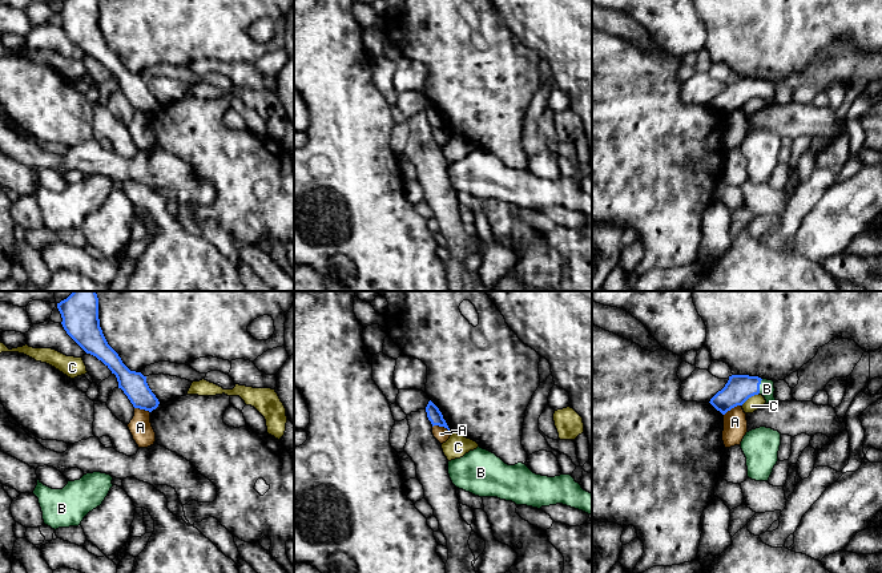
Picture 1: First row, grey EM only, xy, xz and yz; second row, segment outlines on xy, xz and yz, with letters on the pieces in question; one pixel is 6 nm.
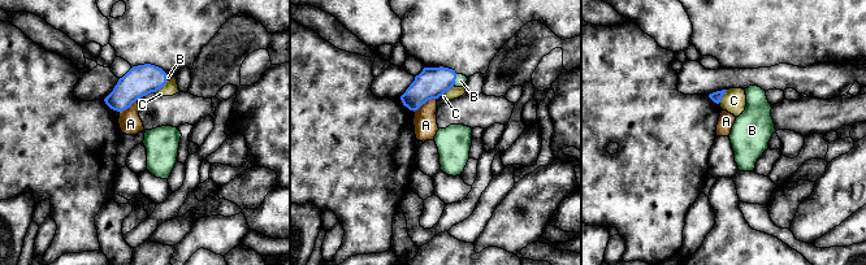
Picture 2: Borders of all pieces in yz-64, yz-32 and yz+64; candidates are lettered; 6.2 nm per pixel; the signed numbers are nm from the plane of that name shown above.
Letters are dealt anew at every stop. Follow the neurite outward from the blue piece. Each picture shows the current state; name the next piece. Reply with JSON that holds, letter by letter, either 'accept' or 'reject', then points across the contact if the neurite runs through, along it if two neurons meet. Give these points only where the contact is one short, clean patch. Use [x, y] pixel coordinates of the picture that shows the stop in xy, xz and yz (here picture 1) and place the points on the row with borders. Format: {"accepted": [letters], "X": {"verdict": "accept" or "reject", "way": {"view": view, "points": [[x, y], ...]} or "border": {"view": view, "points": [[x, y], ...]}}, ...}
{"accepted": ["B"], "A": {"verdict": "reject", "border": {"view": "xz", "points": [[433, 426], [443, 426], [450, 432]]}}, "B": {"verdict": "accept", "way": {"view": "yz", "points": [[738, 388], [758, 386], [766, 388]]}}, "C": {"verdict": "reject", "border": {"view": "yz", "points": [[758, 392], [741, 406]]}}}

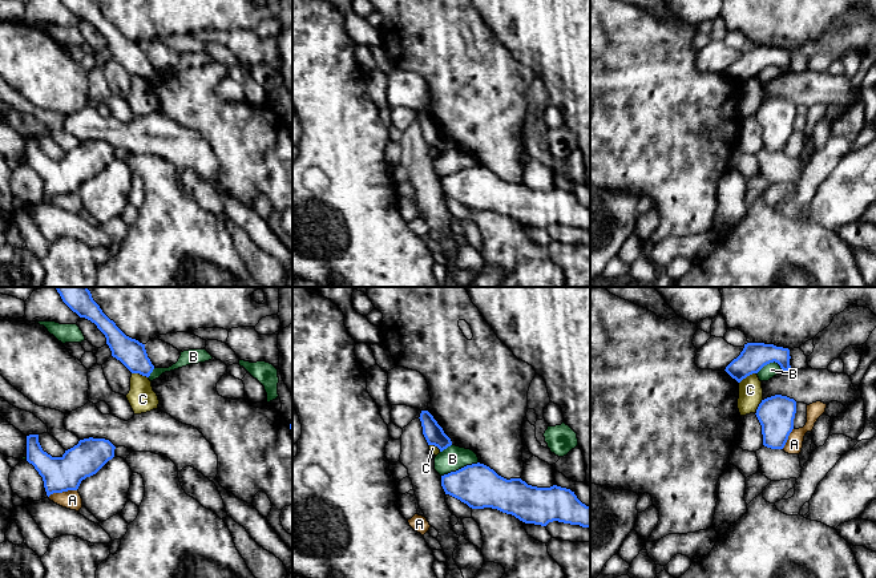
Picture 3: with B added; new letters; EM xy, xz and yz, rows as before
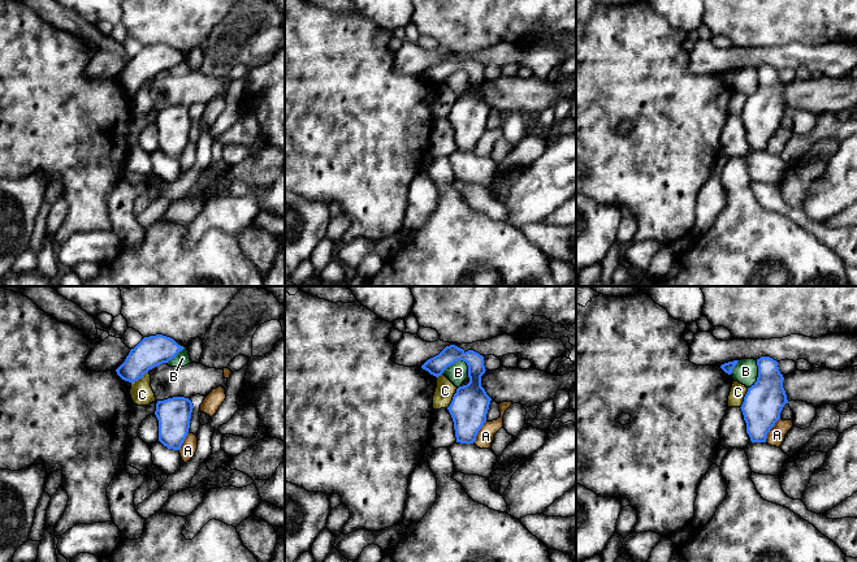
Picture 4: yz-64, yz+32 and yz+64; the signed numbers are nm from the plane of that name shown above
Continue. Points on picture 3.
{"accepted": [], "A": {"verdict": "reject"}, "B": {"verdict": "reject"}, "C": {"verdict": "reject"}}

